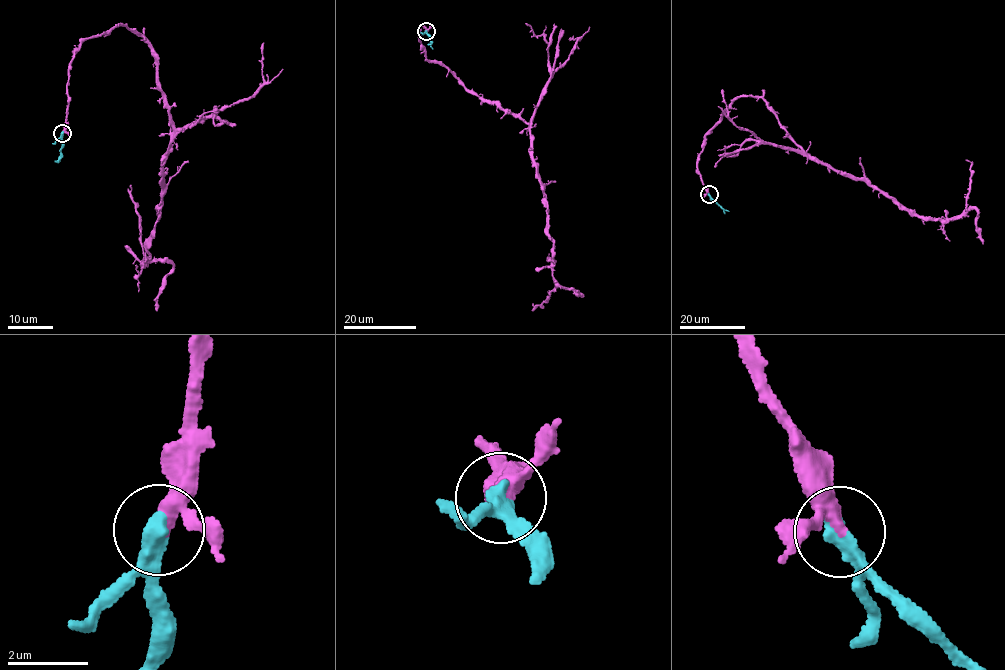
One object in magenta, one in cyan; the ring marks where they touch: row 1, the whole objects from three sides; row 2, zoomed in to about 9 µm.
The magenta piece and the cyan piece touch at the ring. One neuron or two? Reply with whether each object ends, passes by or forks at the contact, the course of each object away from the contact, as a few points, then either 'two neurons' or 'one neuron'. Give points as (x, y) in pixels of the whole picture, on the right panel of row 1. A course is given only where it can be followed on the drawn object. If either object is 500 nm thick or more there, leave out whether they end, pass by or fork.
magenta passes by; cyan ends; course magenta (708, 194), (697, 169), (702, 143), (747, 95), (768, 103), (809, 156), (914, 216), (962, 212), (966, 160); course cyan (708, 194), (729, 211); one neuron

